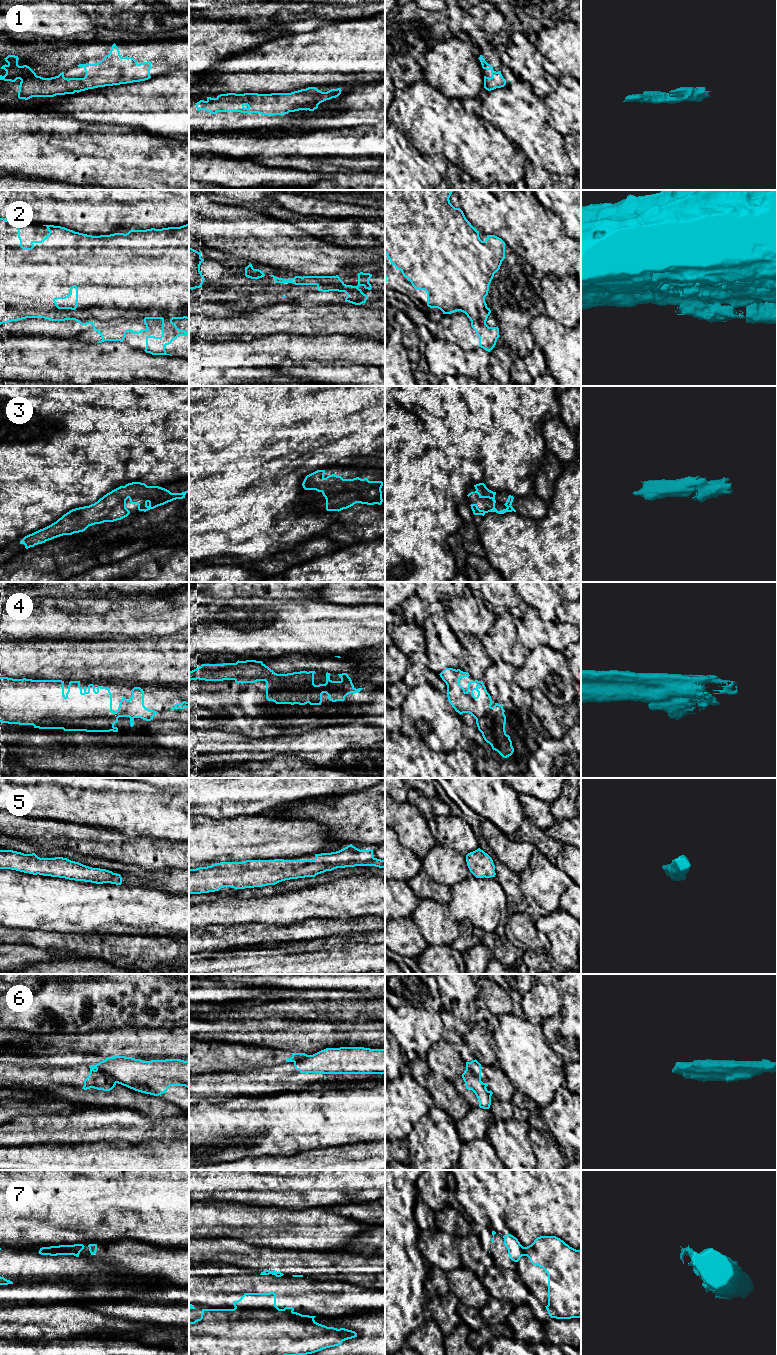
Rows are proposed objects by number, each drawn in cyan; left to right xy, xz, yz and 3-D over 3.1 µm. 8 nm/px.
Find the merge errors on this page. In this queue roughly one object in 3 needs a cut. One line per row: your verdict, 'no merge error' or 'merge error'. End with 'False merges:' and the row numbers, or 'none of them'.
1: no merge error
2: merge error
3: no merge error
4: merge error
5: no merge error
6: merge error
7: merge error
False merges: 2, 4, 6, 7

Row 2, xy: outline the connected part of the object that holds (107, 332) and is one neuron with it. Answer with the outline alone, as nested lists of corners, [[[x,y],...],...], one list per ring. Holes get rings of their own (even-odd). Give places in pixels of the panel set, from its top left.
[[[137,319],[135,322],[128,325],[123,330],[117,330],[115,326],[107,325],[105,321],[92,323],[92,326],[93,326],[93,329],[95,331],[97,331],[102,338],[102,340],[99,341],[98,343],[102,343],[104,341],[120,341],[120,342],[123,342],[127,331],[132,332],[133,334],[140,334],[142,331],[148,332],[148,330],[149,330],[148,324],[147,324],[146,320],[144,320],[144,319]]]

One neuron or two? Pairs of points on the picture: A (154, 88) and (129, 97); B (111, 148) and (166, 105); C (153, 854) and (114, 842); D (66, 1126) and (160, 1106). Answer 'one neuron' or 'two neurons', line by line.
A: one neuron
B: two neurons
C: one neuron
D: two neurons

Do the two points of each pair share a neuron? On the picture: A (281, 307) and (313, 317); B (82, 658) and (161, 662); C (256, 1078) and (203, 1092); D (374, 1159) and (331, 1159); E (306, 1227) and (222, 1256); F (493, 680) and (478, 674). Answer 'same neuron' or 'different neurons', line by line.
A: same neuron
B: same neuron
C: same neuron
D: same neuron
E: different neurons
F: different neurons

